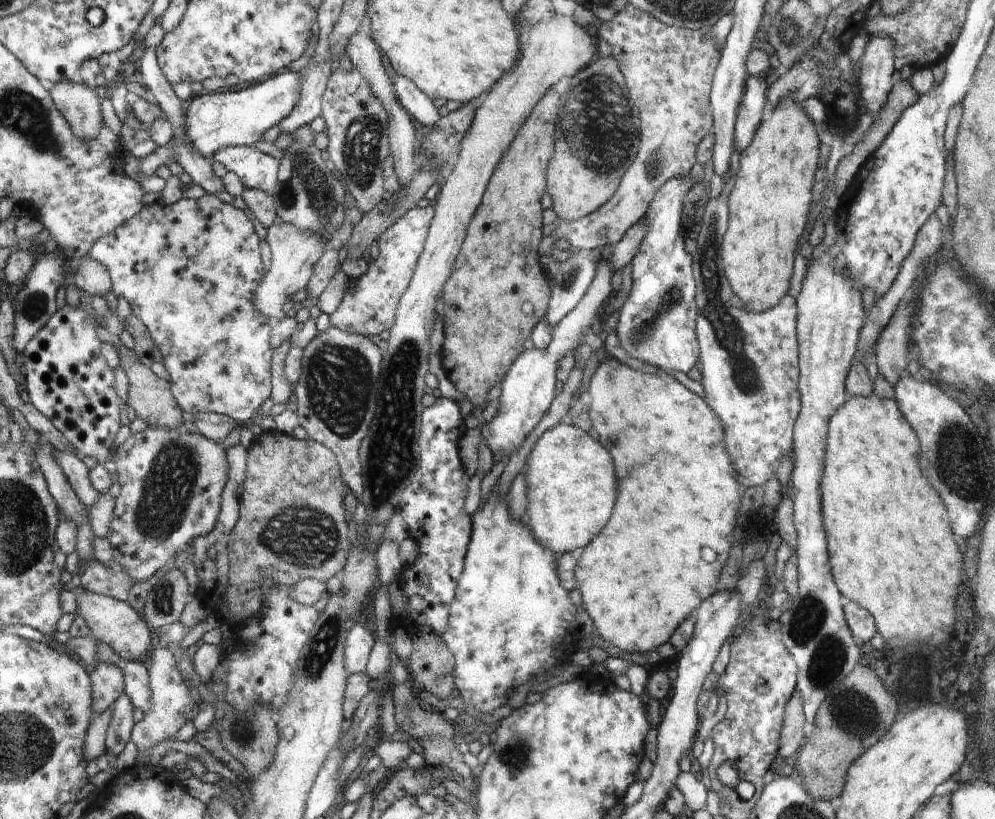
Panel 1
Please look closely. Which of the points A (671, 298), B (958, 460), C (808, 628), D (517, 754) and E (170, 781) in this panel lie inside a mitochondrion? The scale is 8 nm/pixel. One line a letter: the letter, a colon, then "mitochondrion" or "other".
A: mitochondrion
B: mitochondrion
C: mitochondrion
D: mitochondrion
E: other

